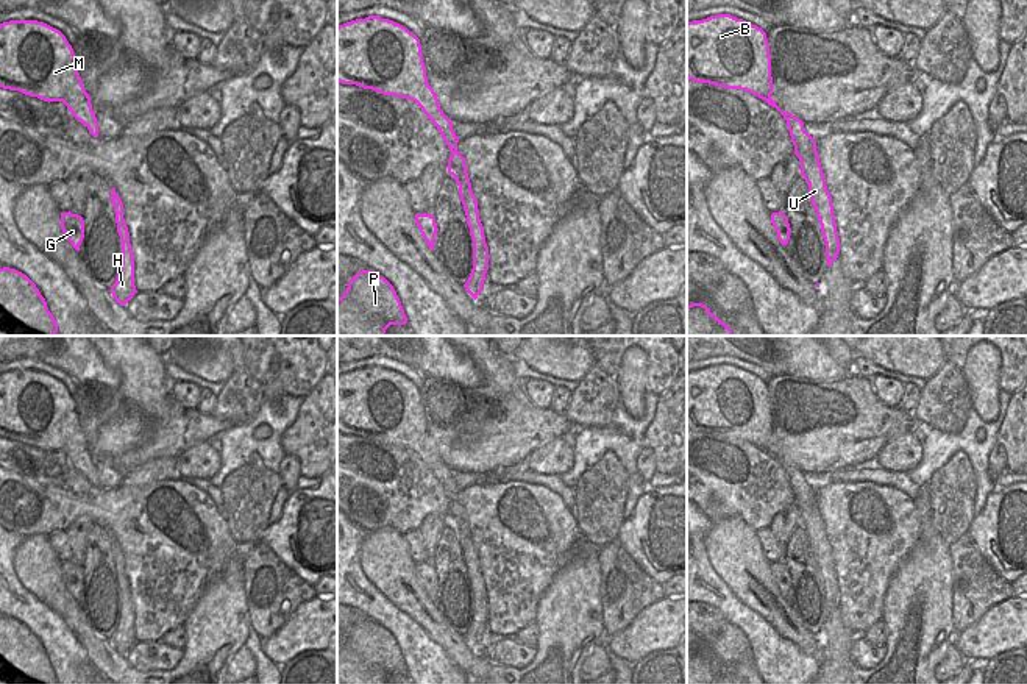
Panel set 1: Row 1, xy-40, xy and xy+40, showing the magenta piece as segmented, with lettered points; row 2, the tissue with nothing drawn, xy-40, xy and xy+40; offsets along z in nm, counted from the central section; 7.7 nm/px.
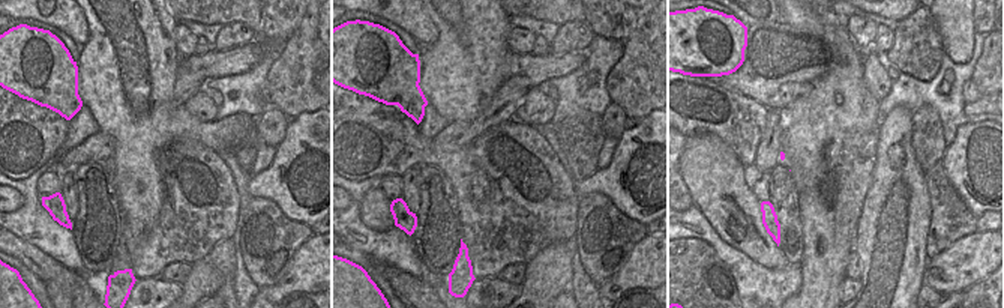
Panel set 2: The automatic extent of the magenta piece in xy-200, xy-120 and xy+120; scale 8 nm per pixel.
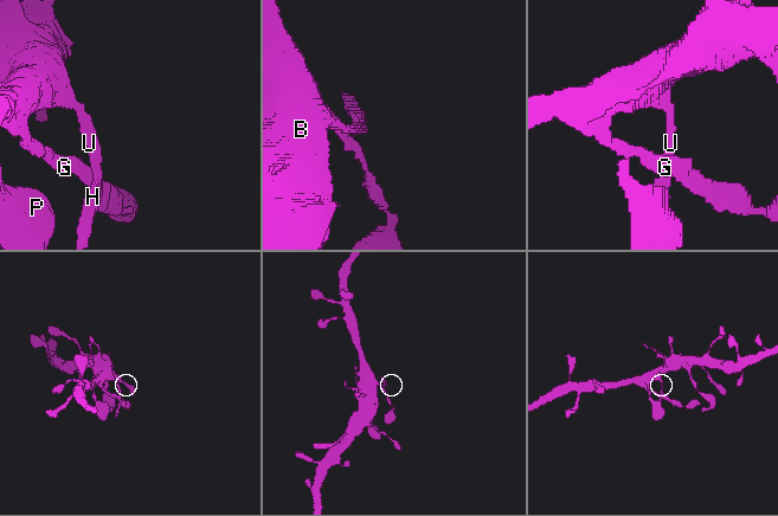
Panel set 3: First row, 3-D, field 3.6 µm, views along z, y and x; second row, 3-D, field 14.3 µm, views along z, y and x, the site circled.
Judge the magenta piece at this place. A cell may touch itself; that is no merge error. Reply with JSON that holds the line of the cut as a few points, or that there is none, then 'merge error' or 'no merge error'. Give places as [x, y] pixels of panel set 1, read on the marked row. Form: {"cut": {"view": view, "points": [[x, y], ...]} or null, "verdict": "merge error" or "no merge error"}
{"cut": {"view": "xy-40", "points": [[94, 113], [86, 125]]}, "verdict": "merge error"}

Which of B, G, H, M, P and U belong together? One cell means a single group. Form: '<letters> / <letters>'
B G M P / H U

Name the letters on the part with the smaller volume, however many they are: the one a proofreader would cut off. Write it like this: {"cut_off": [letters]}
{"cut_off": ["H", "U"]}

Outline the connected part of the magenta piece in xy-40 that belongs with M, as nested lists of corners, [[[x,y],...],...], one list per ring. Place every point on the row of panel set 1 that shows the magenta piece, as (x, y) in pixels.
[[[44,22],[0,23],[0,87],[44,102],[62,102],[83,126],[95,114],[72,45]]]

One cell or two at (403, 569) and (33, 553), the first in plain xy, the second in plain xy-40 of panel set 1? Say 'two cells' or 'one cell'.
one cell

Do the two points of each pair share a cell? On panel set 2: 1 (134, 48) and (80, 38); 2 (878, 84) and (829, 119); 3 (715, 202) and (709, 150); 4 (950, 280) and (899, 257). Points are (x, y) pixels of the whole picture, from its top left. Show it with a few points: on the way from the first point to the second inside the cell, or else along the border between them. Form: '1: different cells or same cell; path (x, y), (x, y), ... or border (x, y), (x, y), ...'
1: different cells; border (84, 15), (87, 41), (83, 45)
2: different cells; border (863, 56), (863, 84), (878, 101)
3: same cell; path (715, 190), (715, 178), (709, 163)
4: different cells; border (929, 260), (922, 283)

